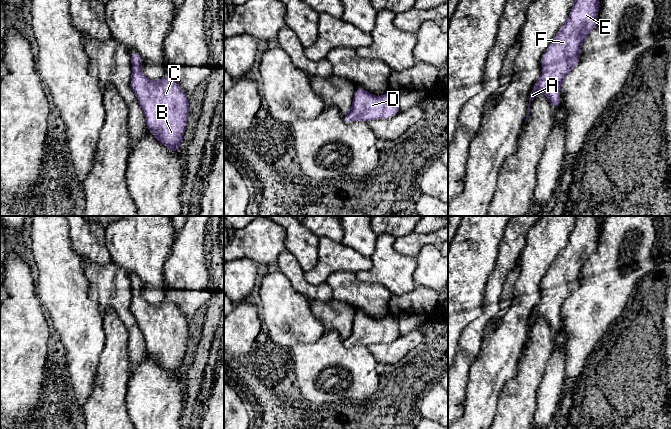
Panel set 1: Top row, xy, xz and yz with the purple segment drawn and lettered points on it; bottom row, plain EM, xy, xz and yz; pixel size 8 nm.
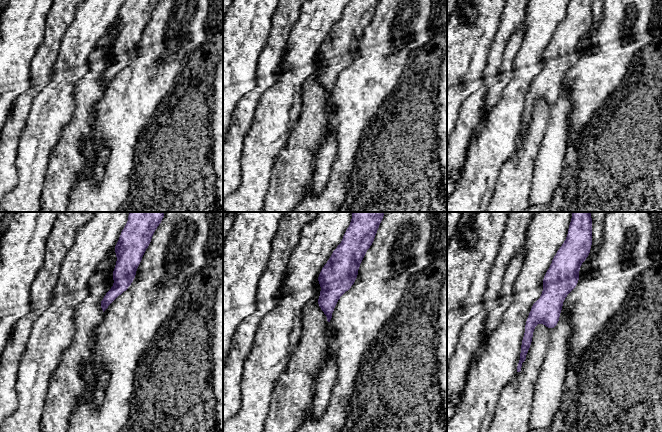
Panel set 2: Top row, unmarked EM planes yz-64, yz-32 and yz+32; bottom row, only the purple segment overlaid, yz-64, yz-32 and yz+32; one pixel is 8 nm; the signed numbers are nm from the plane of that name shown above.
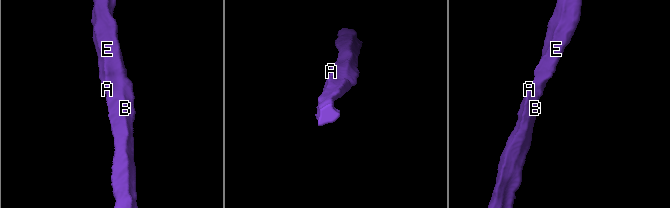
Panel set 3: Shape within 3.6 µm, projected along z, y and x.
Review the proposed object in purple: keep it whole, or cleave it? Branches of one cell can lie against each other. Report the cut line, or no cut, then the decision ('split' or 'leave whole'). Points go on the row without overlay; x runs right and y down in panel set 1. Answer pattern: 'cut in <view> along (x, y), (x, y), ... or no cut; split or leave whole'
no cut; leave whole

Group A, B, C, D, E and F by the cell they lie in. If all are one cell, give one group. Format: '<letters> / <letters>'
A B C D E F

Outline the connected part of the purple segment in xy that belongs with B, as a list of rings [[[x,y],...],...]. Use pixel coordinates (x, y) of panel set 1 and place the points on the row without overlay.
[[[130,275],[130,279],[132,288],[130,310],[144,336],[146,351],[166,372],[171,376],[177,376],[183,367],[187,350],[189,322],[181,310],[166,297],[160,305],[148,303],[141,293],[143,282],[136,275]]]

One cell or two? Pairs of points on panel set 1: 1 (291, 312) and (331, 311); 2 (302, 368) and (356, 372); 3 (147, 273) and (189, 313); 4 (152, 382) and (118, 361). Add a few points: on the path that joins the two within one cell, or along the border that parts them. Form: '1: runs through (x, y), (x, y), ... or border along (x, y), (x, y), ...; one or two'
1: border along (309, 301), (311, 312), (326, 327); two
2: runs through (315, 368), (328, 362), (343, 363); one
3: border along (163, 267), (165, 296); two
4: border along (131, 371), (125, 394); two

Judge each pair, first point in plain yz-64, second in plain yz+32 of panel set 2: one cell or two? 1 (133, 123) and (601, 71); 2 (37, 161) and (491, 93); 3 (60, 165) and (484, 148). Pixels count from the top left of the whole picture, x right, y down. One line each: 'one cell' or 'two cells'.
1: one cell
2: two cells
3: two cells

